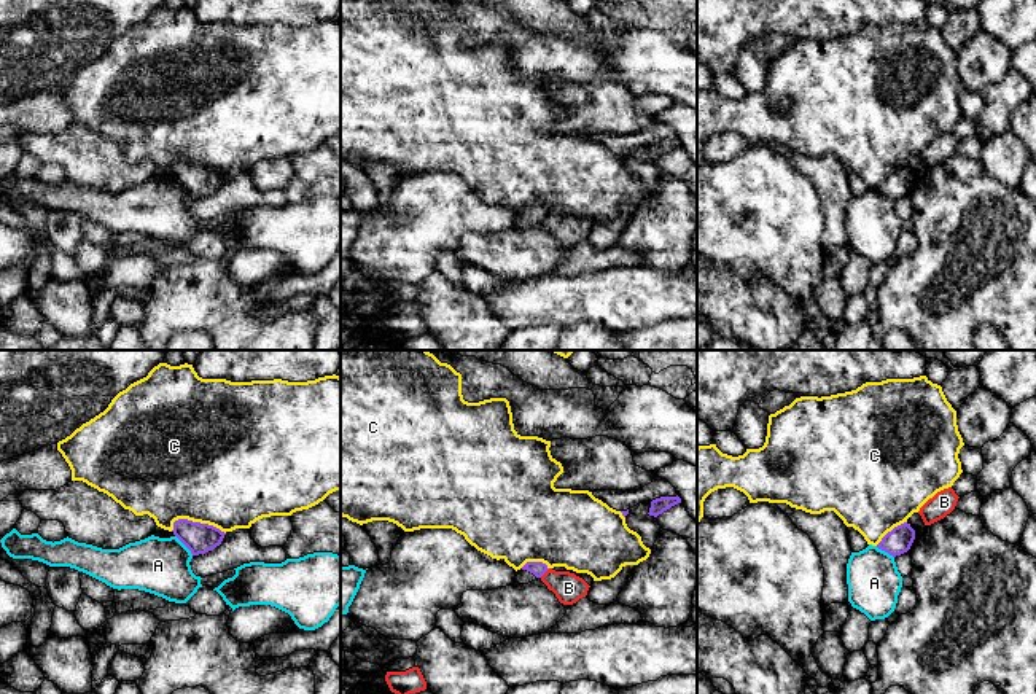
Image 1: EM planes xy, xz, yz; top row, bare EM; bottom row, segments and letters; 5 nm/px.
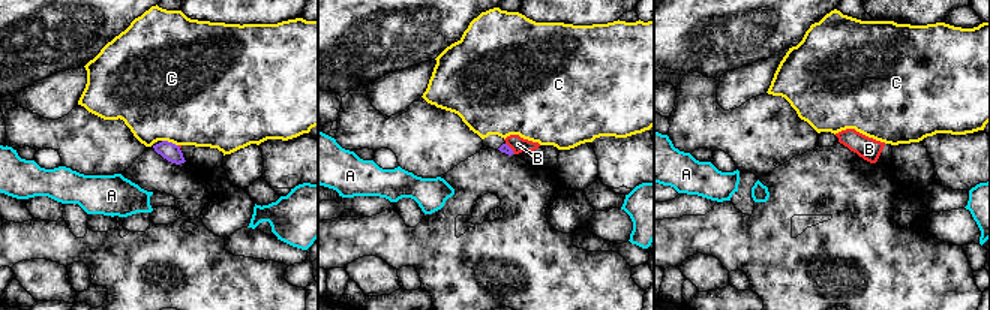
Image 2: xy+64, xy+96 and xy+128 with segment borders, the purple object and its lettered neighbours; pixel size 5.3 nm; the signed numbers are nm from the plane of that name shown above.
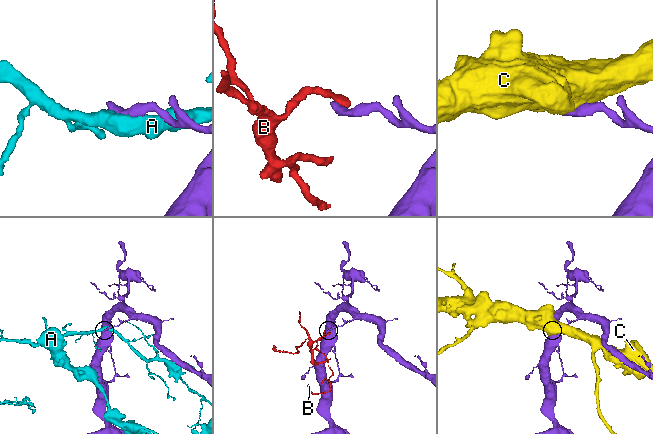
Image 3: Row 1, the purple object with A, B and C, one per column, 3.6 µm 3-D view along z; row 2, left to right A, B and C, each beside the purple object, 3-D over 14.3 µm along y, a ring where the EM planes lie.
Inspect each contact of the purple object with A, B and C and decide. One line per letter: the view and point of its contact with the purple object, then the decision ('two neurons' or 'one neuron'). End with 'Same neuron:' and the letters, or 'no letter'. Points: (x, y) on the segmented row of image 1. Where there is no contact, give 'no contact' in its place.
A: xy (183, 543) | two neurons
B: xz (545, 572) | two neurons
C: xy (196, 522) | two neurons
Same neuron: no letter

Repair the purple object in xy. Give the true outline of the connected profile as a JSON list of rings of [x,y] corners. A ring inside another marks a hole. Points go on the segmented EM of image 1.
[[[178,519],[173,522],[173,535],[191,551],[193,556],[205,554],[221,544],[224,532],[220,528],[193,522],[188,519]]]

